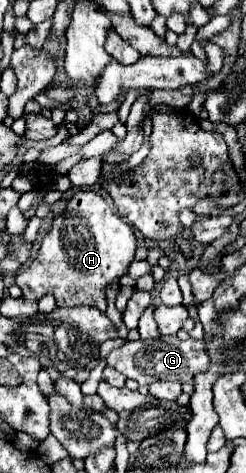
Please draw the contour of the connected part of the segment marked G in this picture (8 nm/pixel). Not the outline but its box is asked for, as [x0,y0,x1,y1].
[107,335,209,385]

